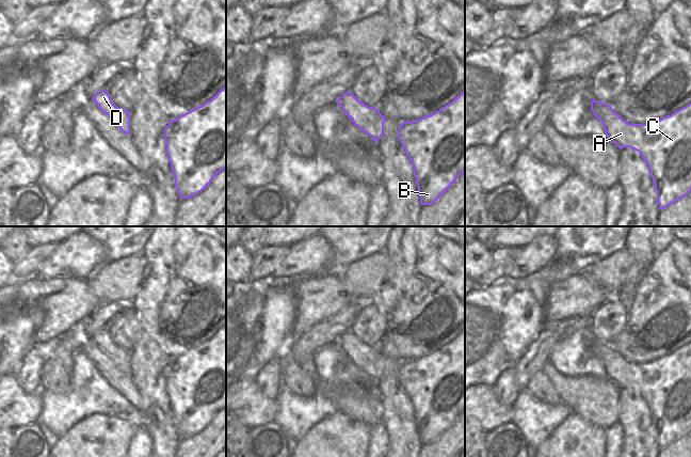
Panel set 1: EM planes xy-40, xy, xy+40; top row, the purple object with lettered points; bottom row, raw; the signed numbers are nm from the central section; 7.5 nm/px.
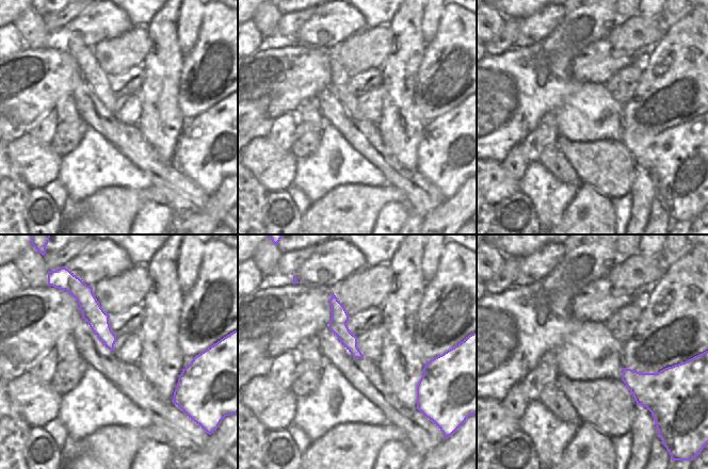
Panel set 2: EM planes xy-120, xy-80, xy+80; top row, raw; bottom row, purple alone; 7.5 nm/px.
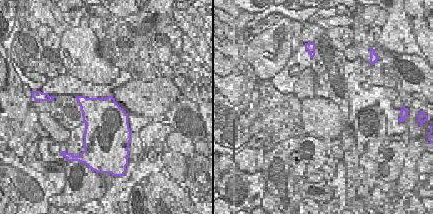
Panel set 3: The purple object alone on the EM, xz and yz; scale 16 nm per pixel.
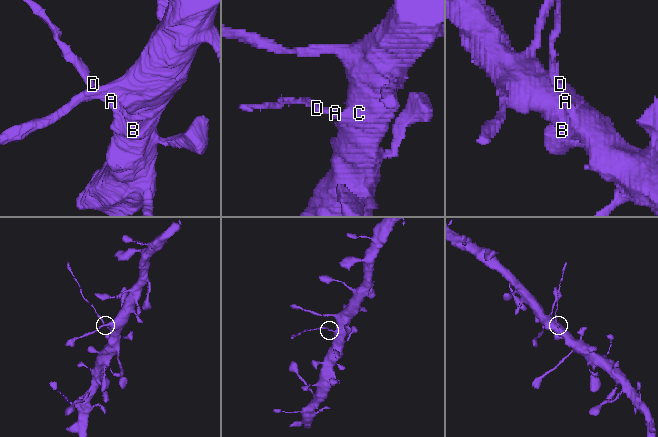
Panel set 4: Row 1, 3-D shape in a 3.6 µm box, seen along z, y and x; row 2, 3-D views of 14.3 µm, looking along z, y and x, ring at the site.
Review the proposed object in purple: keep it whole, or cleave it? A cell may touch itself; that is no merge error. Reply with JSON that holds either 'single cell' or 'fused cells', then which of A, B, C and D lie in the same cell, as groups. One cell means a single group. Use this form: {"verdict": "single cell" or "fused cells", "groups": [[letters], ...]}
{"verdict": "fused cells", "groups": [["A", "B", "C"], ["D"]]}

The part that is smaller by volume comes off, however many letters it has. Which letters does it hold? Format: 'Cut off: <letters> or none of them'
Cut off: D

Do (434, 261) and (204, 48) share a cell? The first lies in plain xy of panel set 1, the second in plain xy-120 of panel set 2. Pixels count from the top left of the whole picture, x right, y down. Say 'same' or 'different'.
same

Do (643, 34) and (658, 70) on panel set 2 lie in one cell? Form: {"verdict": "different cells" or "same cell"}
{"verdict": "different cells"}

